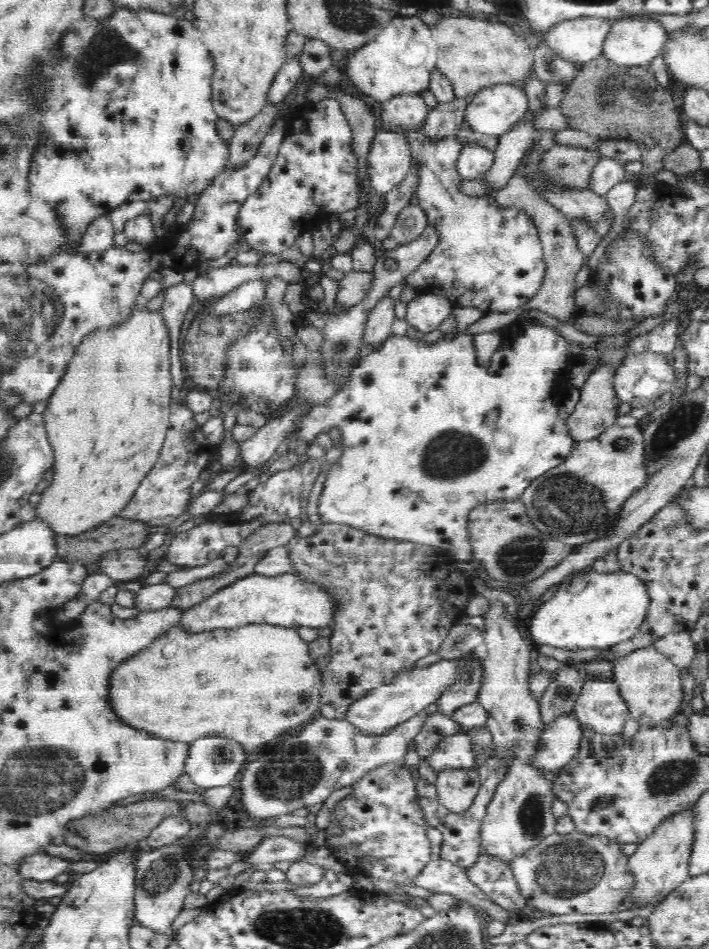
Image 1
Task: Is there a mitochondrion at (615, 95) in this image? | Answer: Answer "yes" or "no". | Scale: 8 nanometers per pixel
yes

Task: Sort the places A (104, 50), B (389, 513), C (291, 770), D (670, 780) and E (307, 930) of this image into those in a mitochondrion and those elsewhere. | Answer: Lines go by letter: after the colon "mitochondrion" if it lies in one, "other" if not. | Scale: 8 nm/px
A: mitochondrion
B: other
C: mitochondrion
D: mitochondrion
E: mitochondrion

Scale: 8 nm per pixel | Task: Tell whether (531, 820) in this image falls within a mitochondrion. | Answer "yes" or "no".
yes

